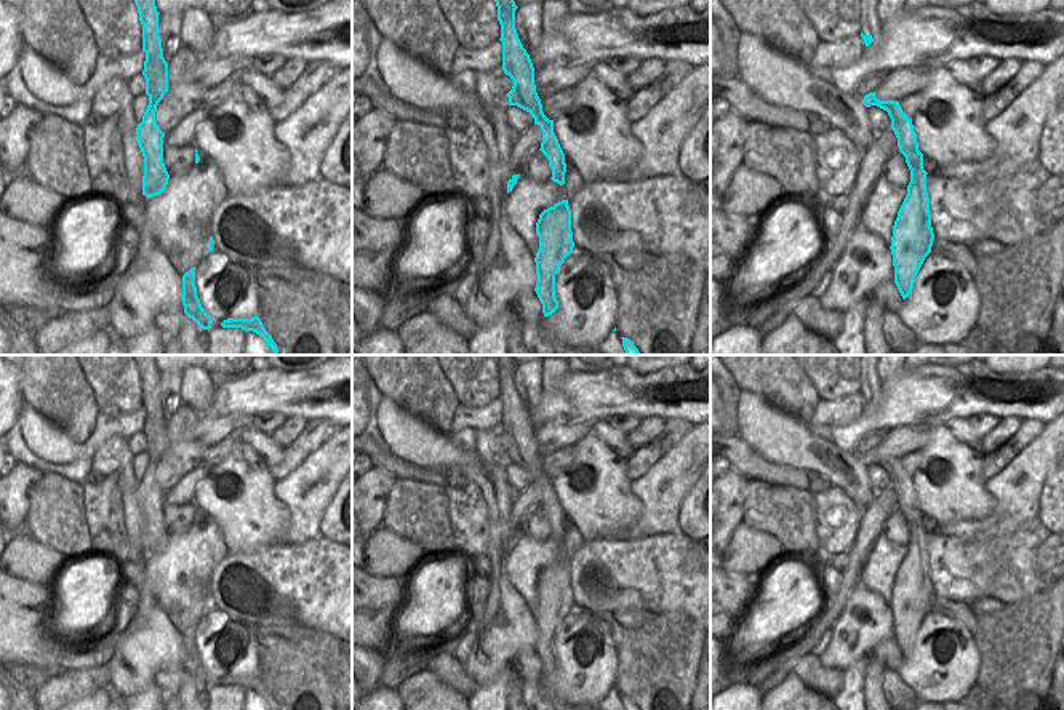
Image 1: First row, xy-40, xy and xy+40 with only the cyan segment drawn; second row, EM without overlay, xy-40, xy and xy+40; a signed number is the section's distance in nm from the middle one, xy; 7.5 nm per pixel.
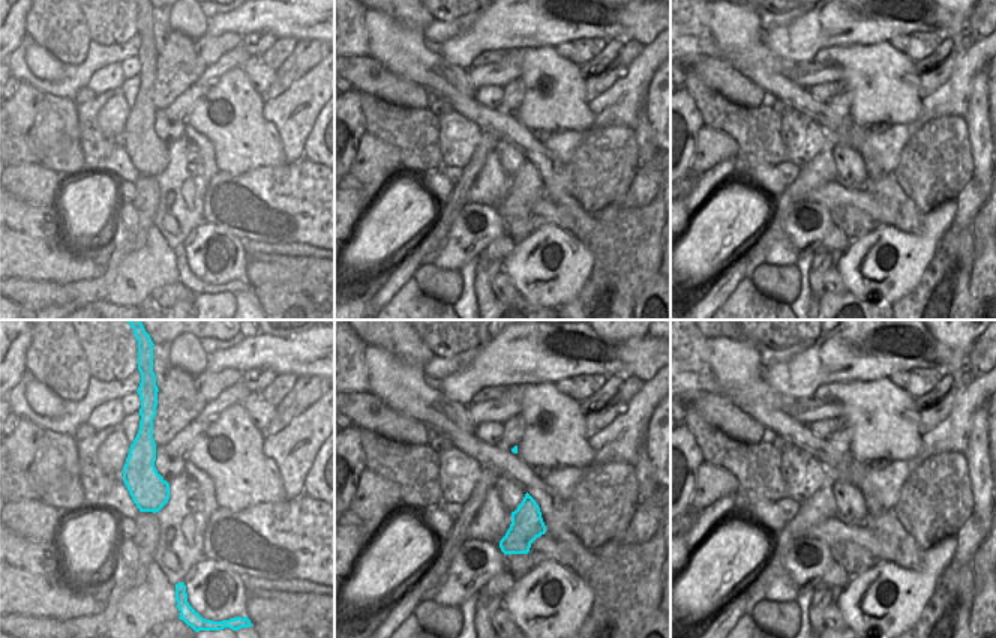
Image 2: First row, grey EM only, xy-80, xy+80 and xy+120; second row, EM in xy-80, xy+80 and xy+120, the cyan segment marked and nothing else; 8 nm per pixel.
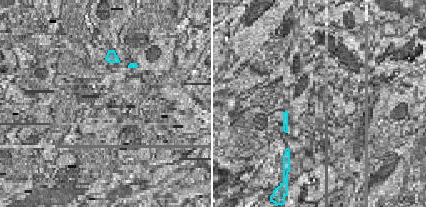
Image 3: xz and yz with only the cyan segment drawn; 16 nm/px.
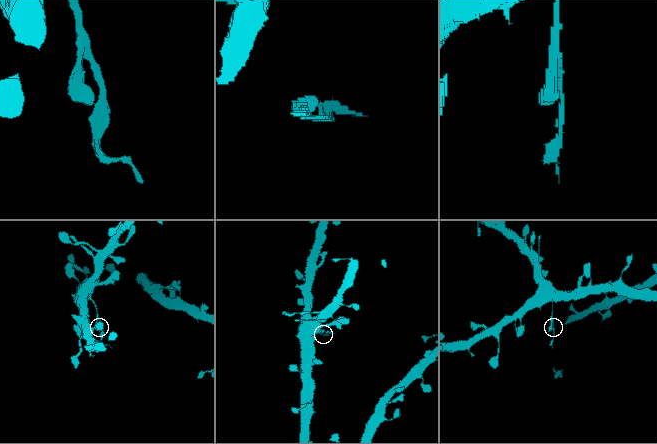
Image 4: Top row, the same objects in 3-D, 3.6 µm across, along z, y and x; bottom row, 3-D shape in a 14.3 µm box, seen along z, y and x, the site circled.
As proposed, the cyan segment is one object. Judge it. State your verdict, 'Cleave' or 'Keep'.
Cleave

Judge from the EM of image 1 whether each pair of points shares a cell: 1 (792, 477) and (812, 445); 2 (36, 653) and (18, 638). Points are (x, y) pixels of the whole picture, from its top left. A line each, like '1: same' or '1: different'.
1: different
2: same

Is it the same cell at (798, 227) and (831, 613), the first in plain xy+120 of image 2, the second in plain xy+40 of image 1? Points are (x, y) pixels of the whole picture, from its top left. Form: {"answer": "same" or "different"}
{"answer": "different"}

